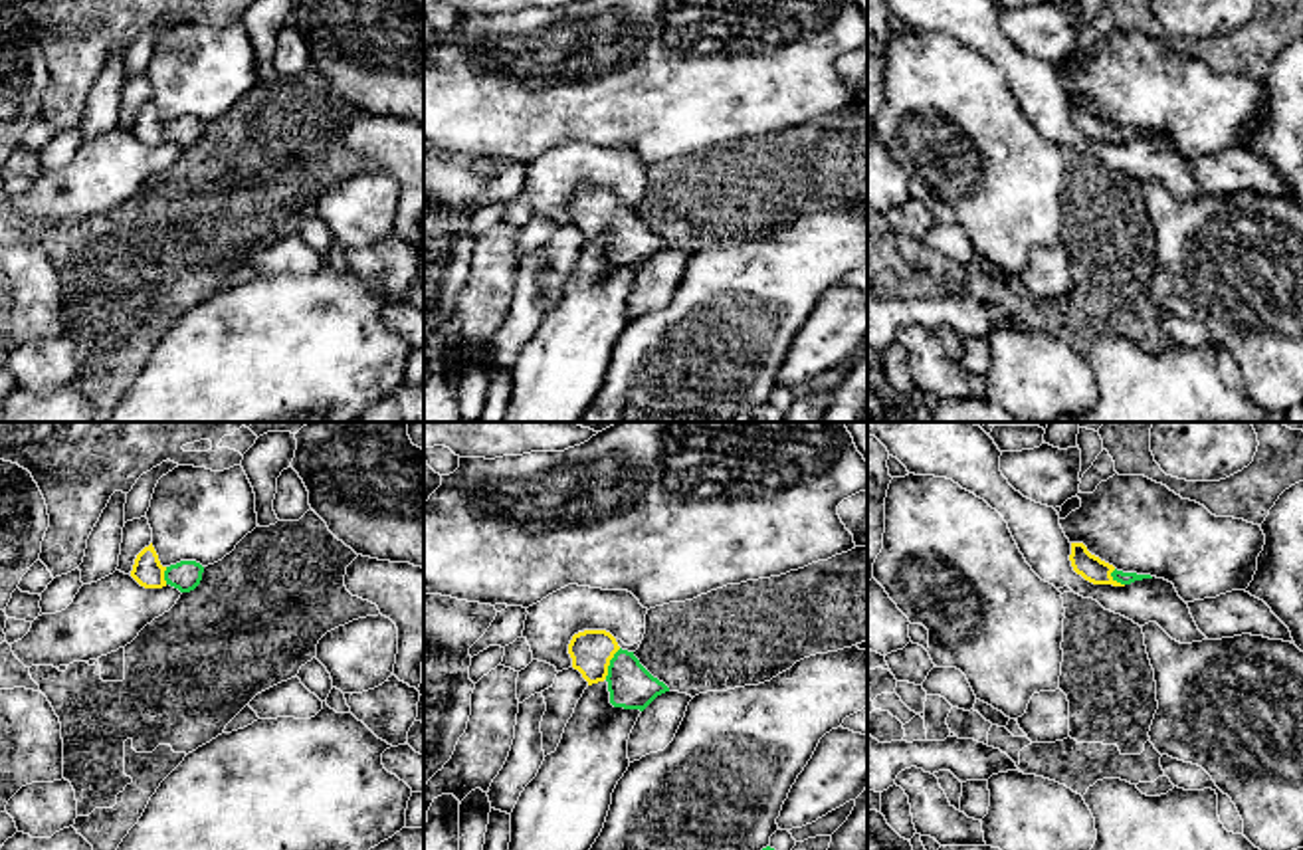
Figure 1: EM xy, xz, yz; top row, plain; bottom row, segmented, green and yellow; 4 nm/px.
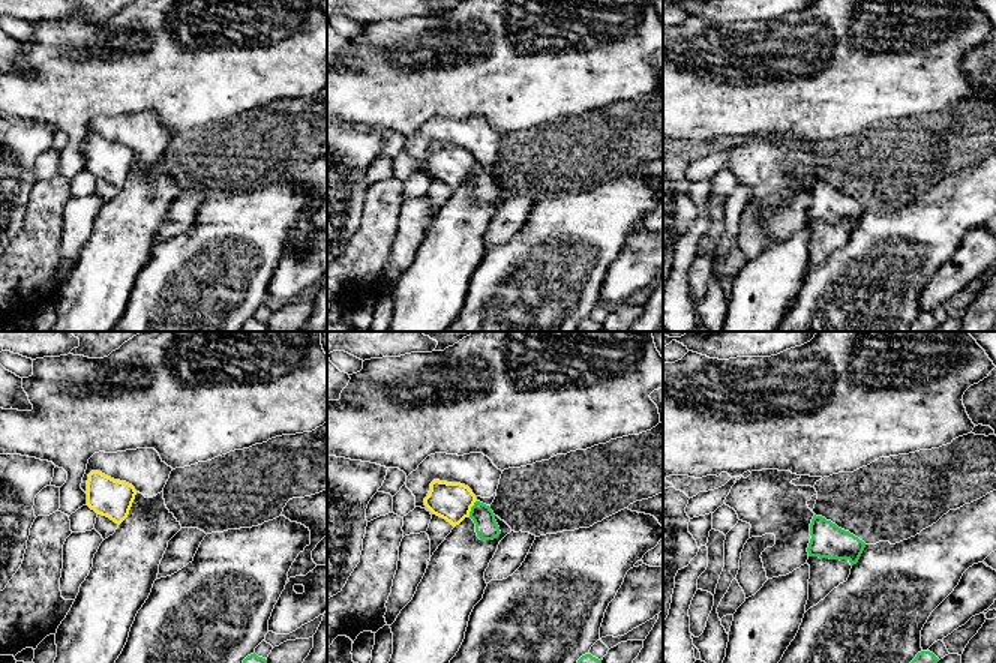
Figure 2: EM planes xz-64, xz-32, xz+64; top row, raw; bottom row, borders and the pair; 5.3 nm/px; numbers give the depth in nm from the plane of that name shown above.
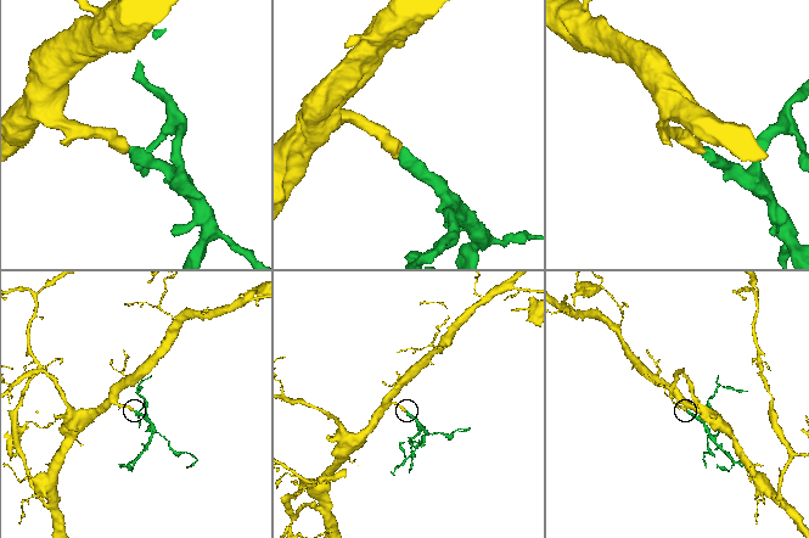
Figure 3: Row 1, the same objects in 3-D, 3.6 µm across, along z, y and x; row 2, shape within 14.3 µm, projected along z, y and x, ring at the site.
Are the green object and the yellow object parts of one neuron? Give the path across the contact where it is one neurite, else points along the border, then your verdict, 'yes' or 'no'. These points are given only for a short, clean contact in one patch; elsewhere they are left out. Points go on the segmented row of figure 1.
way xz (630, 686), (610, 664), (591, 650); yes

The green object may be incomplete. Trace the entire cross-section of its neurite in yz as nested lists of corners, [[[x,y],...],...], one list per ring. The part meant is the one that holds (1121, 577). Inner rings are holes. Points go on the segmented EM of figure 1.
[[[1071,543],[1069,561],[1073,571],[1093,584],[1125,586],[1135,581],[1153,579],[1151,575],[1117,571],[1113,565],[1091,555],[1083,543]]]

